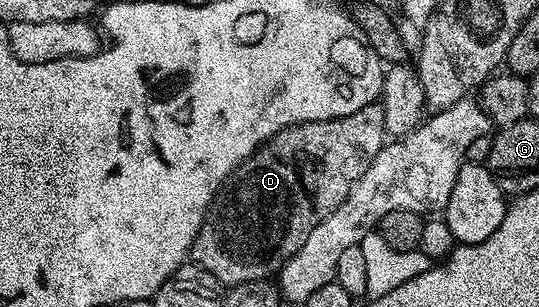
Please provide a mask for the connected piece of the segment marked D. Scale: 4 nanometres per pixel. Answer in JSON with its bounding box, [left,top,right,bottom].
[191,103,387,287]

